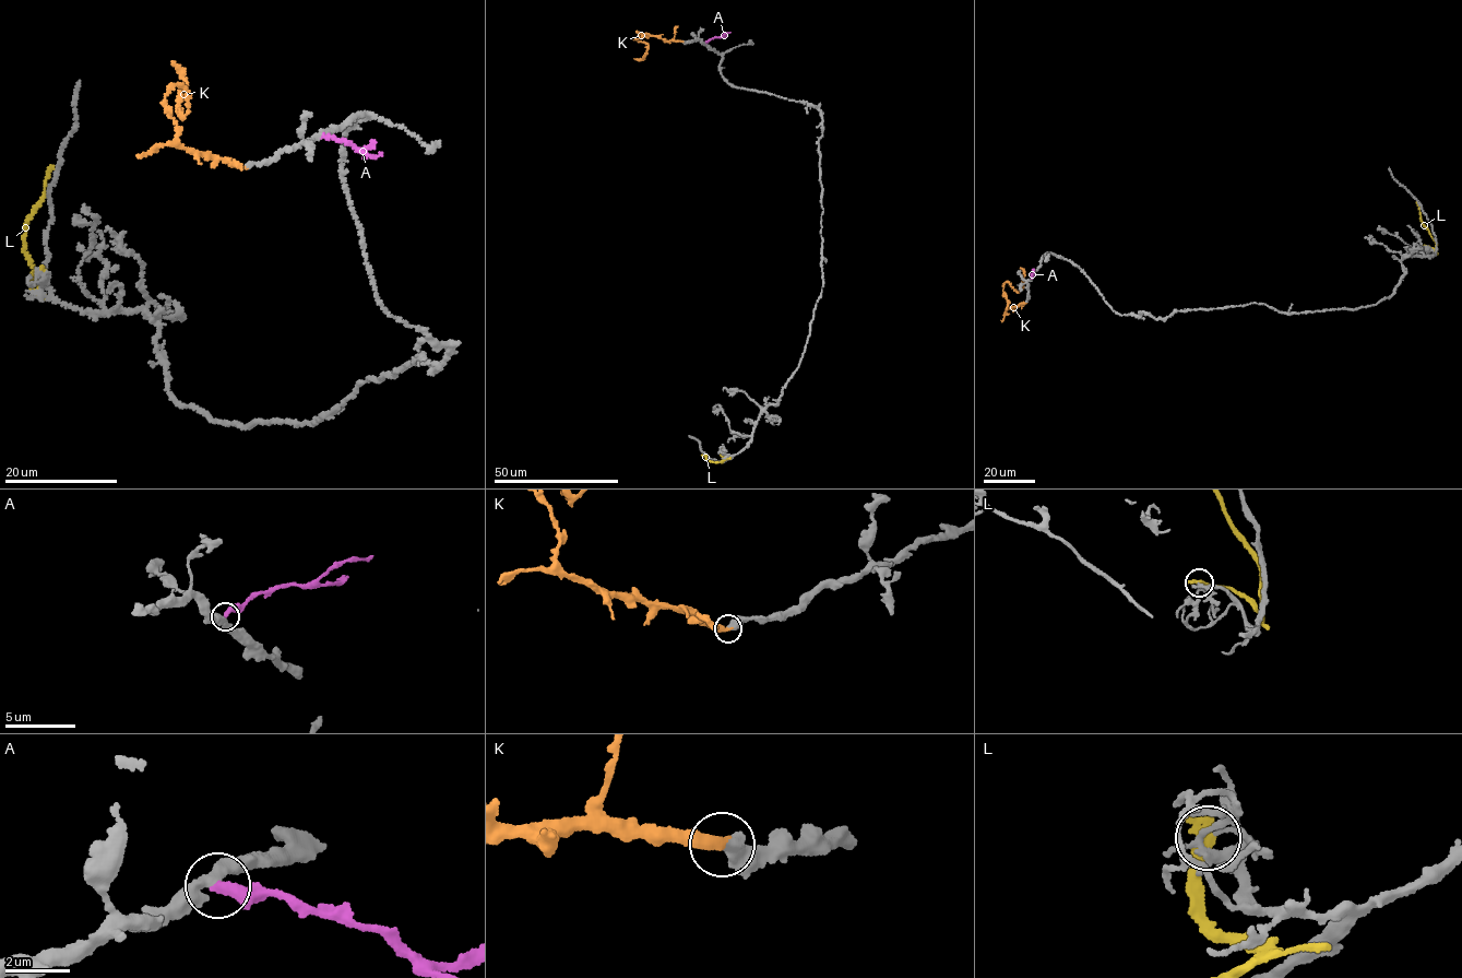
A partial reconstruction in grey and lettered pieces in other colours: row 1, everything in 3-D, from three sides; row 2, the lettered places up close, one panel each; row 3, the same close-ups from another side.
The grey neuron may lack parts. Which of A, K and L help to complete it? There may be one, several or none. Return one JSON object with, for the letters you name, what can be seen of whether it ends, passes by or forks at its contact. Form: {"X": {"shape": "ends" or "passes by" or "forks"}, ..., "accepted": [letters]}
{"K": {"shape": "ends"}, "accepted": ["K"]}

